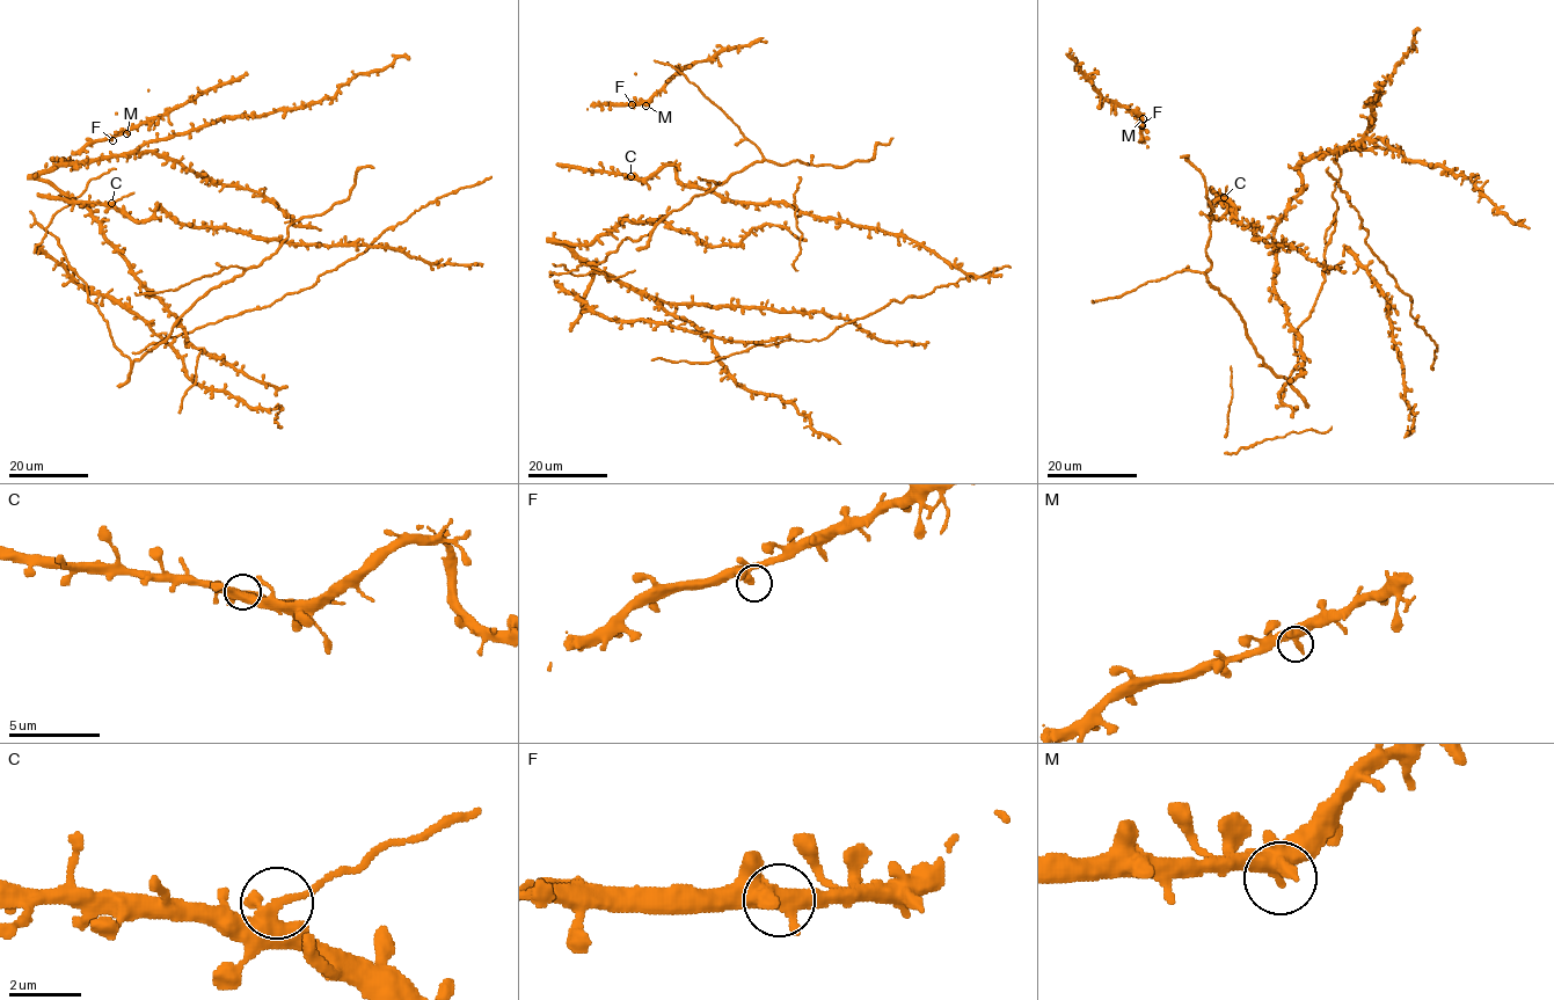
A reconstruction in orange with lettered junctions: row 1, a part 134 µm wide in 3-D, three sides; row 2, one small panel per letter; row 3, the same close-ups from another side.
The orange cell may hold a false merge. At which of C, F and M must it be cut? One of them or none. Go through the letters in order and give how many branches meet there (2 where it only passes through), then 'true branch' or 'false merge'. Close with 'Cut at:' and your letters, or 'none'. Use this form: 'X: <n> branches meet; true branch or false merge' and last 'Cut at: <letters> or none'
C: 2 branches meet; false merge
F: 2 branches meet; true branch
M: 2 branches meet; true branch
Cut at: C

